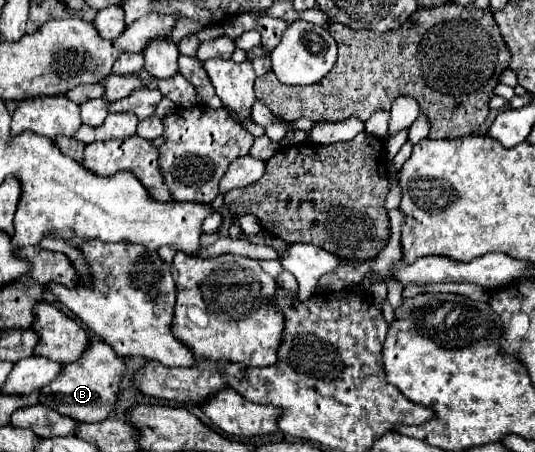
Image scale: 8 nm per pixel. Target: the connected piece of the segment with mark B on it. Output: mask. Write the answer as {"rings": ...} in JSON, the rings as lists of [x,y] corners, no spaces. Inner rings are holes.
{"rings":[[[93,338],[81,358],[75,360],[75,364],[63,364],[61,376],[39,390],[39,402],[77,422],[101,422],[113,410],[113,404],[117,400],[117,384],[121,382],[123,370],[125,364],[113,352],[113,348],[109,348],[99,338]]]}

